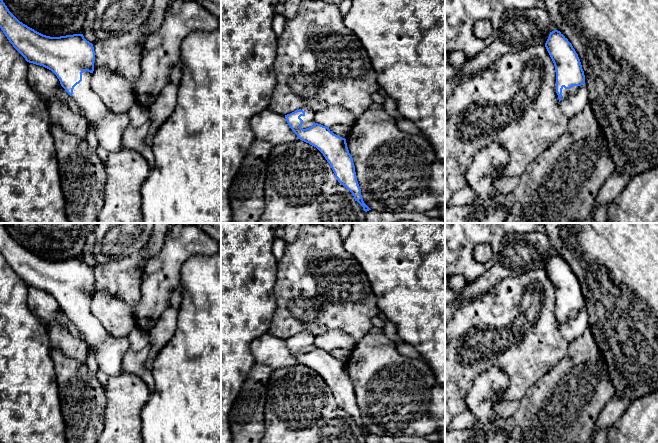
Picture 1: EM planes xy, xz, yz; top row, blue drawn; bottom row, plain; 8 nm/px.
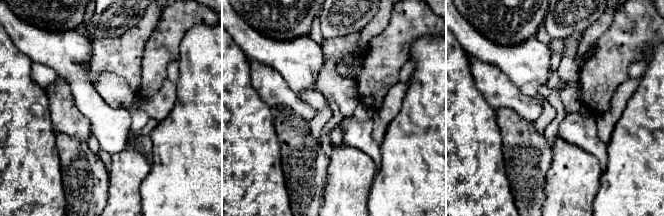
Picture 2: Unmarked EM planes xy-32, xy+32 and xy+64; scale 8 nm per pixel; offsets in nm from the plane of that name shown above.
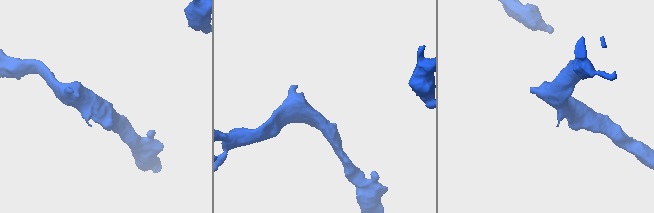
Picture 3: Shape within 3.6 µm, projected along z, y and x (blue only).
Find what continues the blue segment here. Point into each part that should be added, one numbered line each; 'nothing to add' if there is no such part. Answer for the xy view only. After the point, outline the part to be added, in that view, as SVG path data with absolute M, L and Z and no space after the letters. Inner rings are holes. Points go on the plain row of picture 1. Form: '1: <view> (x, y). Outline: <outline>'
1: xy (109, 350). Outline: M83 295L82 305L73 313L72 322L88 346L95 349L98 367L108 377L124 372L122 361L130 348L127 338L115 337L109 333L91 312L92 297Z

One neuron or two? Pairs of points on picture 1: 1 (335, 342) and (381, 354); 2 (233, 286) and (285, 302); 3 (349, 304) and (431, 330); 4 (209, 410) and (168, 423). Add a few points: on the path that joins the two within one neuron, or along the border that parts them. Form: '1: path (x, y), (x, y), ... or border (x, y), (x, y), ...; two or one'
1: border (357, 342), (351, 349); two
2: border (276, 275), (273, 288), (276, 309), (270, 322); two
3: border (372, 292), (376, 298), (376, 306), (381, 314); two
4: path (199, 420), (196, 423), (178, 423); one

